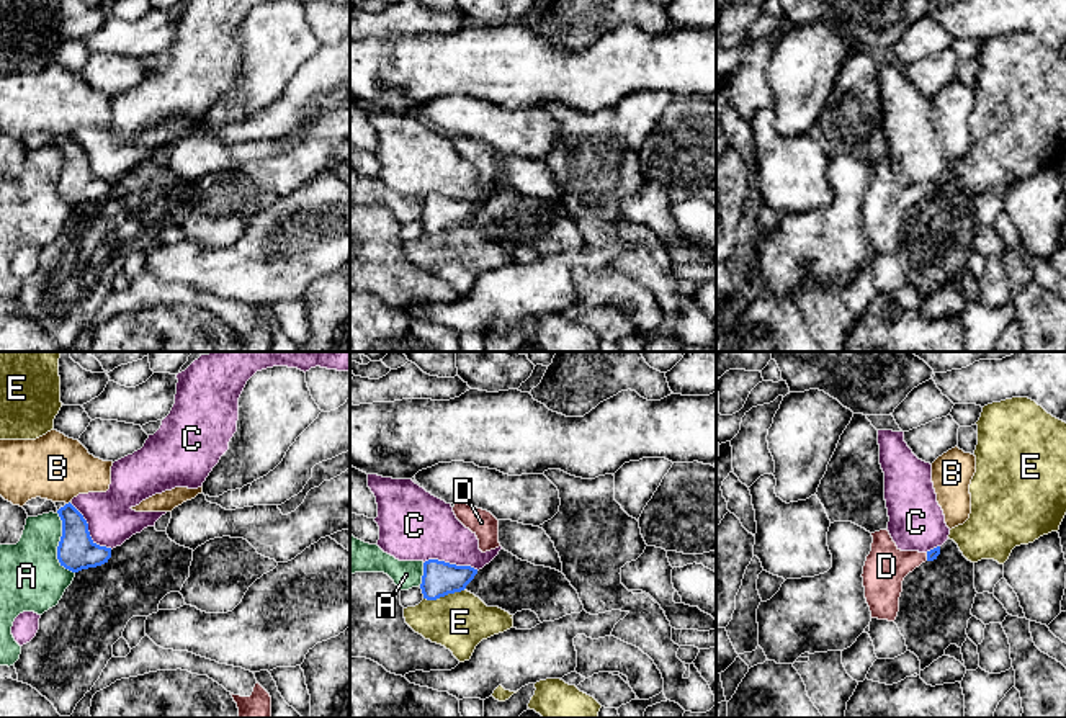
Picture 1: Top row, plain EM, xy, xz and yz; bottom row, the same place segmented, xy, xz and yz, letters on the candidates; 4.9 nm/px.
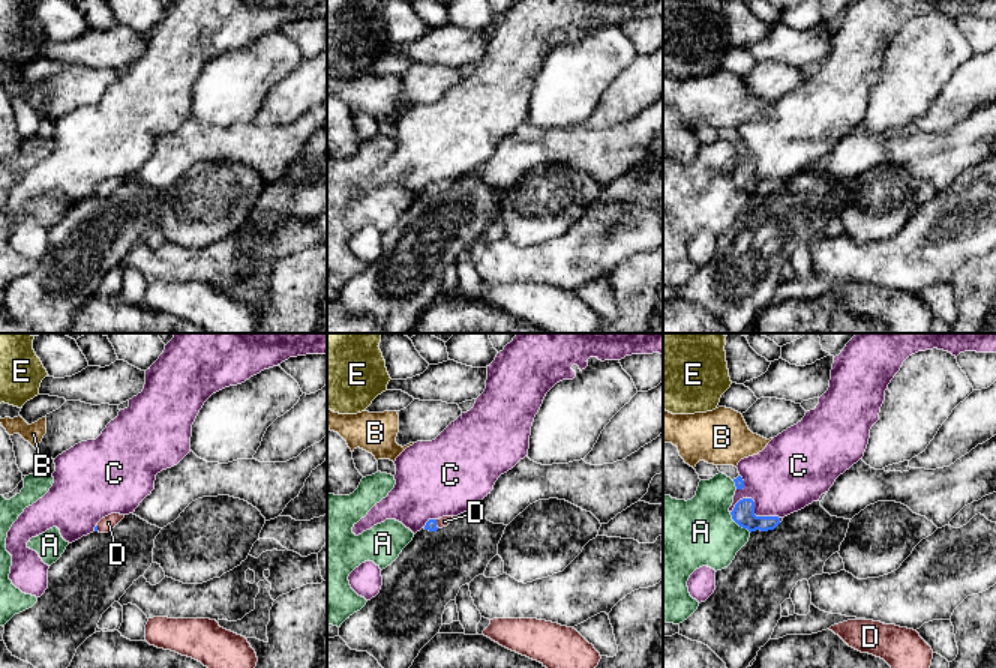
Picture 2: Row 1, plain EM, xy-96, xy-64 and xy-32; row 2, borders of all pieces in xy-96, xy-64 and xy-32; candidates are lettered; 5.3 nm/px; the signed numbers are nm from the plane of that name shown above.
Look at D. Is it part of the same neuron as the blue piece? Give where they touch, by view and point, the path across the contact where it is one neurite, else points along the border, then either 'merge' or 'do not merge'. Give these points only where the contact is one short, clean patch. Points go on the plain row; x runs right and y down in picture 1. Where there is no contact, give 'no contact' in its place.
meets blue in yz at (927, 190); runs through yz (932, 188), (927, 190), (886, 200); merge

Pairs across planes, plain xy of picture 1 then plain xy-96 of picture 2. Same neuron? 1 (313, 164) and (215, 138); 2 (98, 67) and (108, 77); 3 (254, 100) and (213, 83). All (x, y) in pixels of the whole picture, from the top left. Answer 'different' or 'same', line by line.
1: same
2: same
3: same

